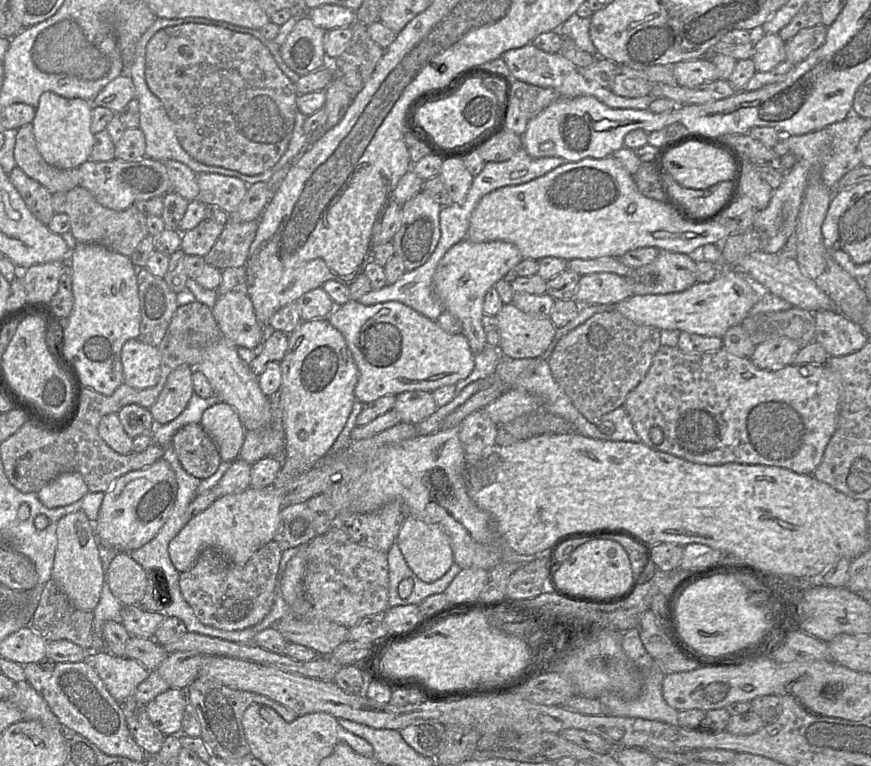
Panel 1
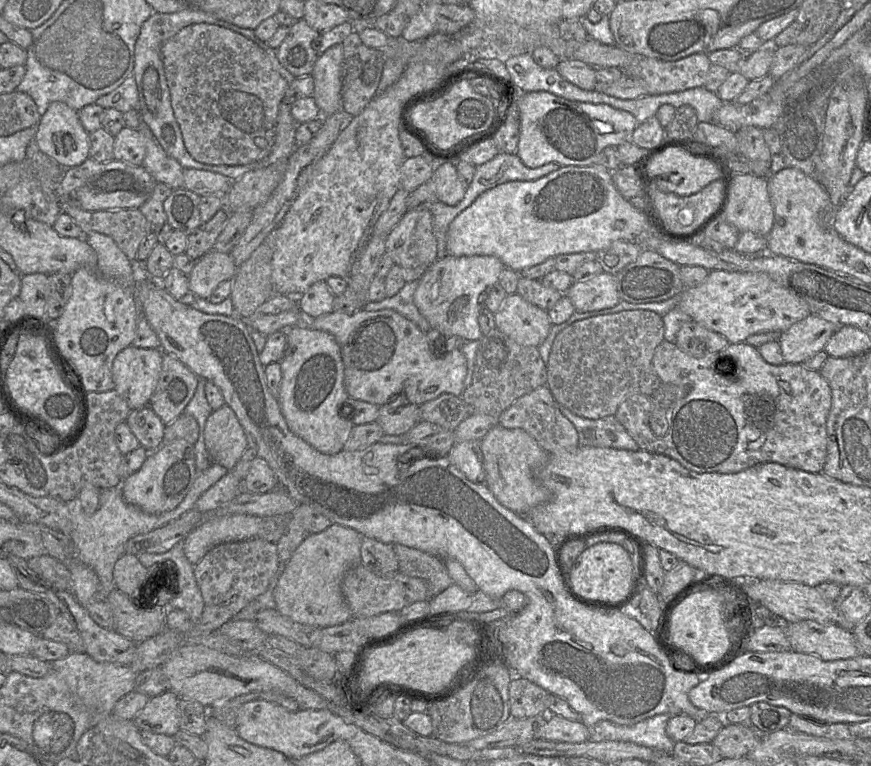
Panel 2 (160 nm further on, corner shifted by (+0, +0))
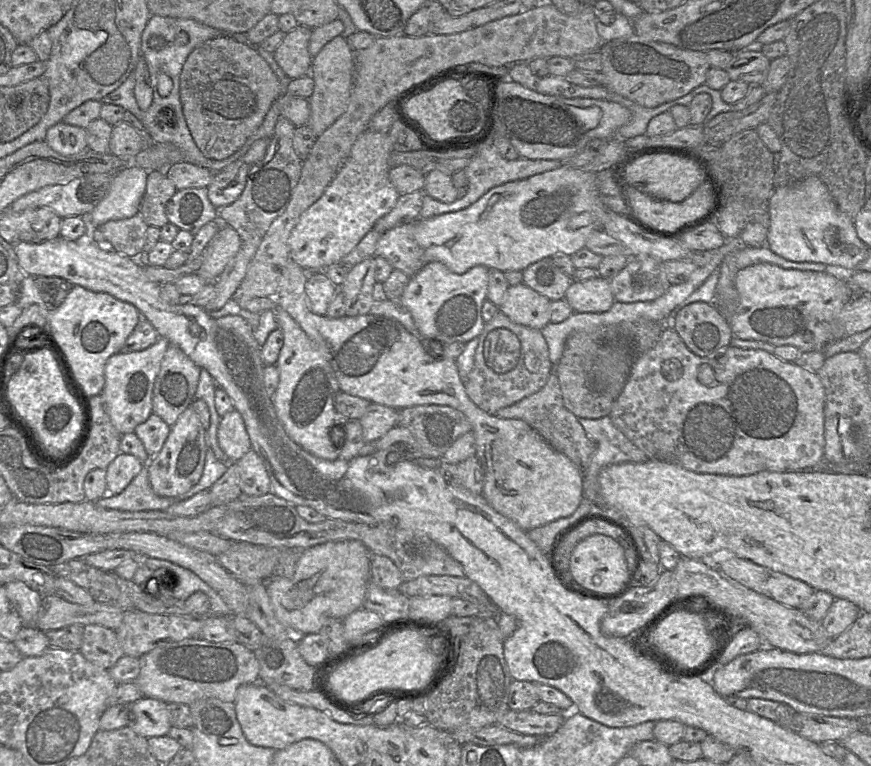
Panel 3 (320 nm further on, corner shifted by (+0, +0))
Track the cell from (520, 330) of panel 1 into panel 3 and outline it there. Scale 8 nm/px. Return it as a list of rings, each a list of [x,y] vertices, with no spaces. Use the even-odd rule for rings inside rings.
[[[524,283],[509,286],[498,311],[512,322],[542,330],[550,322],[550,300]]]

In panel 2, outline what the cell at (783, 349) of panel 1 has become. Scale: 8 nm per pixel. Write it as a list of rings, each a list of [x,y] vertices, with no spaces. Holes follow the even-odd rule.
[[[816,315],[794,323],[790,328],[780,333],[780,344],[783,363],[800,363],[805,359],[824,350],[830,337],[843,324],[824,320]]]

